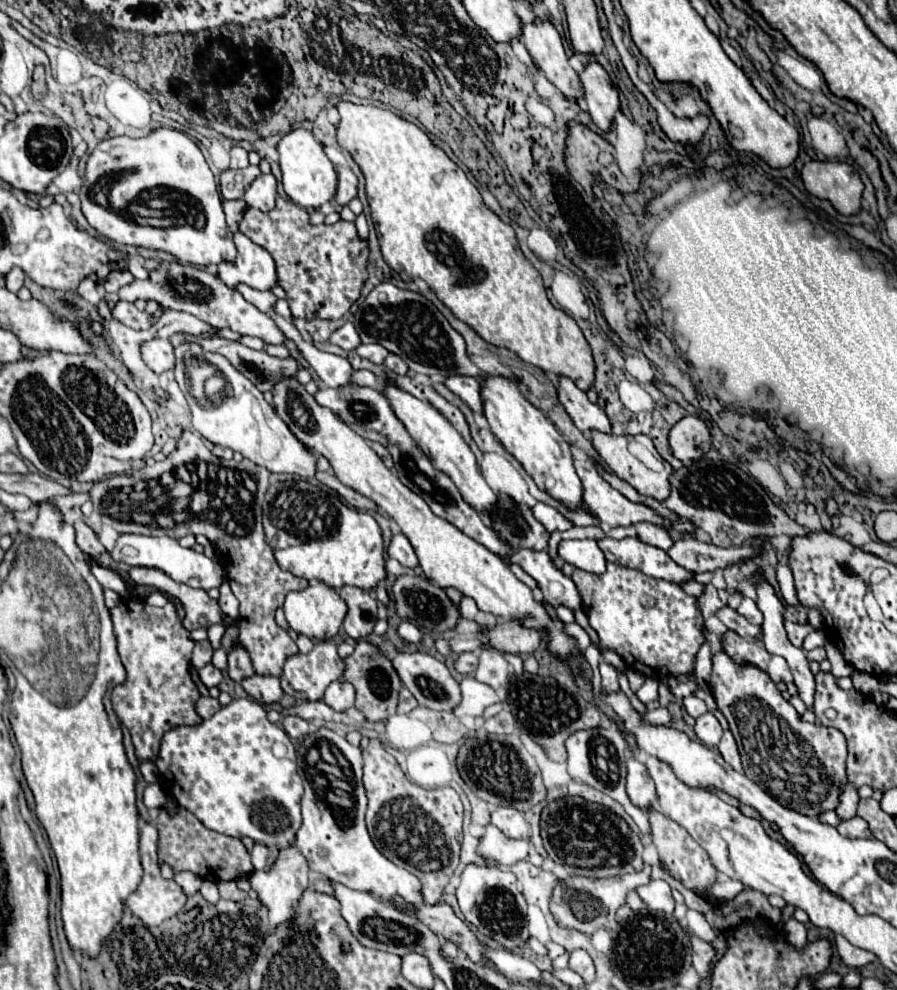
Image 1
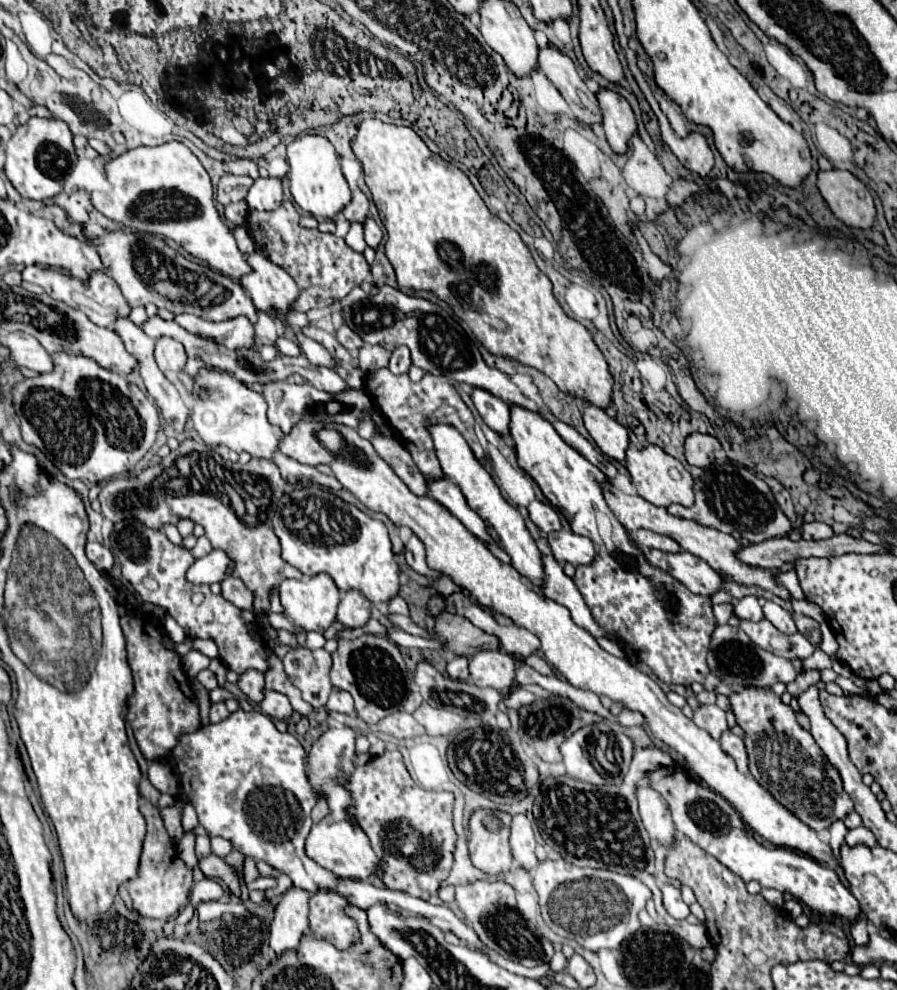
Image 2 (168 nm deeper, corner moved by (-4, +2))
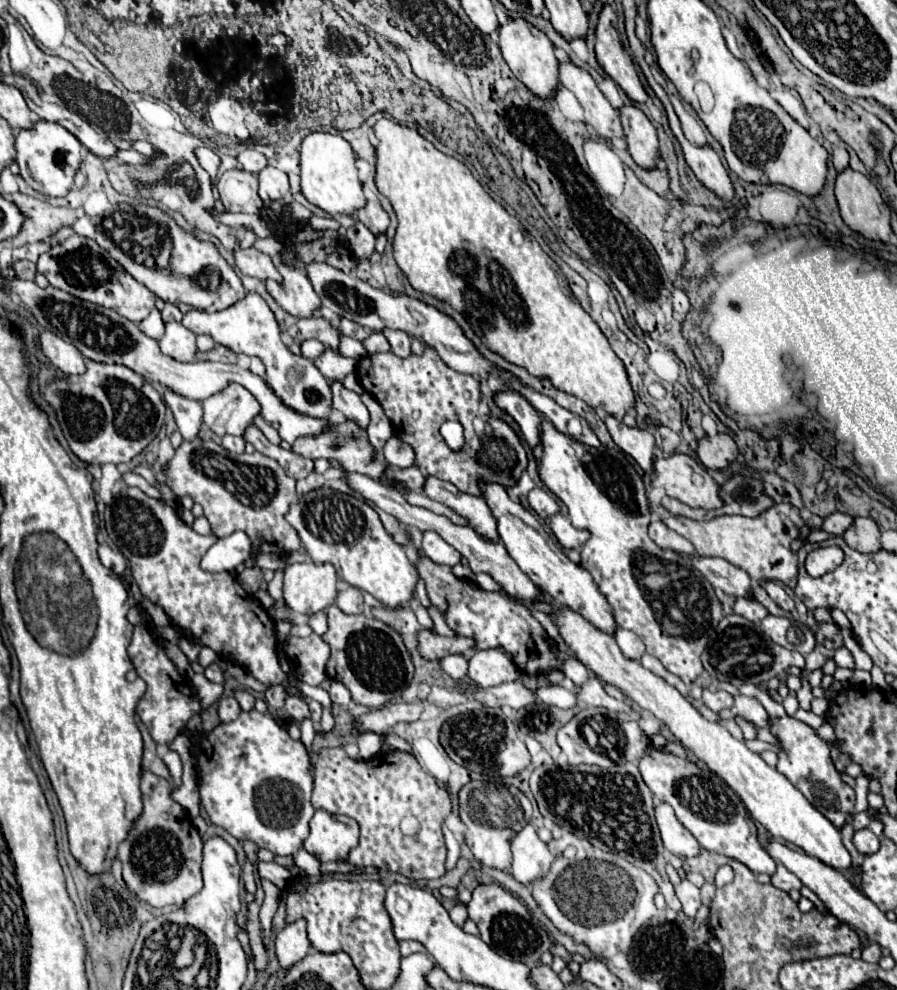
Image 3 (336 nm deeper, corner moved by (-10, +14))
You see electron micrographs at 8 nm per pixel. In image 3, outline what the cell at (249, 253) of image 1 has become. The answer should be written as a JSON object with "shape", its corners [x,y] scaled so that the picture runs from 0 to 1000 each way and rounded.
{"shape":[[[308,263],[308,271],[314,277],[317,287],[312,289],[305,283],[297,283],[297,291],[303,301],[326,319],[348,321],[350,315],[357,311],[357,301],[352,299],[343,279],[326,269],[314,267],[312,263]]]}

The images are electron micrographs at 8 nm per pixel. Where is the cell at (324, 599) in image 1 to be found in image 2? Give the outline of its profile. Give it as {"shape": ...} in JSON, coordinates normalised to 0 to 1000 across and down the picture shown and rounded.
{"shape":[[[355,580],[355,582],[337,584],[337,586],[317,586],[312,590],[312,608],[317,612],[319,624],[323,624],[326,630],[334,632],[341,638],[366,636],[375,628],[377,606],[379,606],[379,596],[366,580]]]}

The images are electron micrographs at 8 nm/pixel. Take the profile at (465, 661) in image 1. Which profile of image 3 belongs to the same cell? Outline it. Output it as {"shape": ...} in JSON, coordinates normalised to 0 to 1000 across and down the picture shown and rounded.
{"shape":[[[504,661],[491,667],[493,677],[504,685],[504,687],[515,687],[522,679],[522,669],[513,661]]]}

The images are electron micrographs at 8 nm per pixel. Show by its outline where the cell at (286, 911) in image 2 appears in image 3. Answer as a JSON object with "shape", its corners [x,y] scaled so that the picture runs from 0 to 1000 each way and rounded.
{"shape":[[[330,929],[319,933],[314,941],[308,945],[308,966],[314,980],[326,978],[346,962],[346,952],[341,945],[341,931]]]}

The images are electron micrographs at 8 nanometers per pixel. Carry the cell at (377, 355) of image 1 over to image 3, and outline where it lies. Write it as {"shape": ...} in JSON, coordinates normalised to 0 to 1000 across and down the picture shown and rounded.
{"shape":[[[424,335],[412,337],[404,347],[406,347],[406,352],[408,352],[412,358],[419,358],[419,356],[433,356],[433,354],[435,354],[433,343],[430,343]]]}

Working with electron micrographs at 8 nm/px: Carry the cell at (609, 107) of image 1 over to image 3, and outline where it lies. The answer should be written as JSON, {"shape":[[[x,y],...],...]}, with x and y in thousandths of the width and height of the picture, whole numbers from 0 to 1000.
{"shape":[[[696,107],[691,111],[691,119],[698,133],[700,154],[707,160],[707,164],[718,172],[731,170],[731,160],[736,158],[731,129],[709,107]]]}

